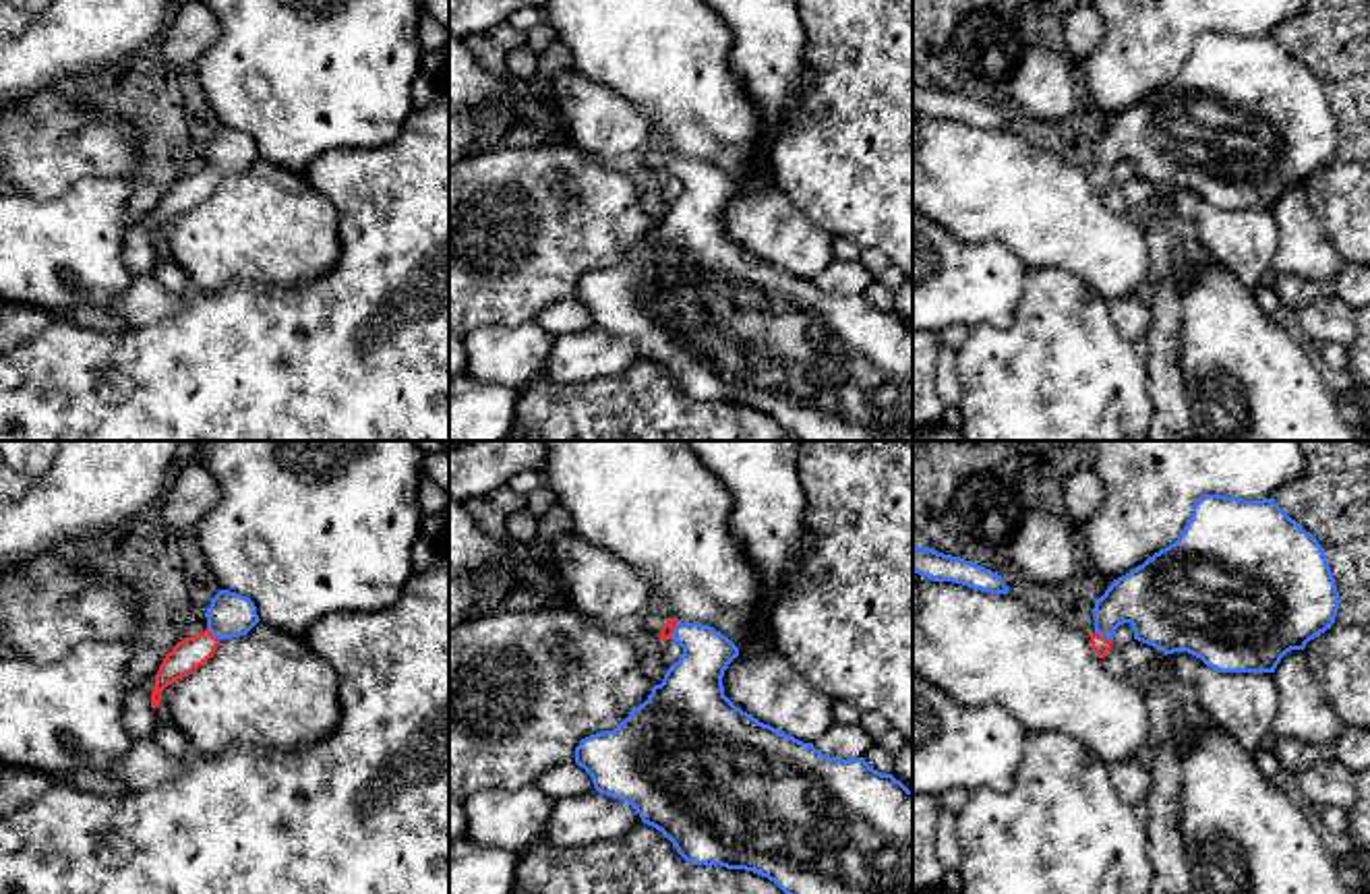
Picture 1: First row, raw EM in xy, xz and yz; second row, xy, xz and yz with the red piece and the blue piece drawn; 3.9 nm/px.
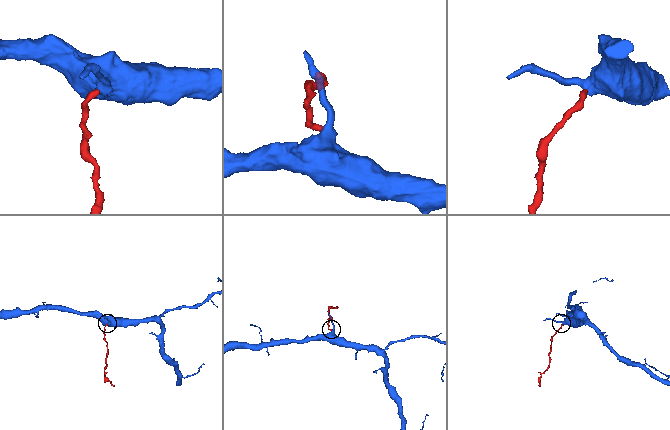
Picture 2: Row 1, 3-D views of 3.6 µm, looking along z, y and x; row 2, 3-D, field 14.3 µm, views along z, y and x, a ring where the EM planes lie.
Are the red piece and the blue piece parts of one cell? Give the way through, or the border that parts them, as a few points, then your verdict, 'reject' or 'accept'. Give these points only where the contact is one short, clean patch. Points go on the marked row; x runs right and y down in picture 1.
way xz (667, 630), (673, 630), (692, 648), (692, 690); accept

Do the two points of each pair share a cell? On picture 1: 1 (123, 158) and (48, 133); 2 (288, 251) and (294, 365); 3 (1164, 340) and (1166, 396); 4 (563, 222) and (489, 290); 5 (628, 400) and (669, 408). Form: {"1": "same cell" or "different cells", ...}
{"1": "same cell", "2": "different cells", "3": "same cell", "4": "same cell", "5": "same cell"}

